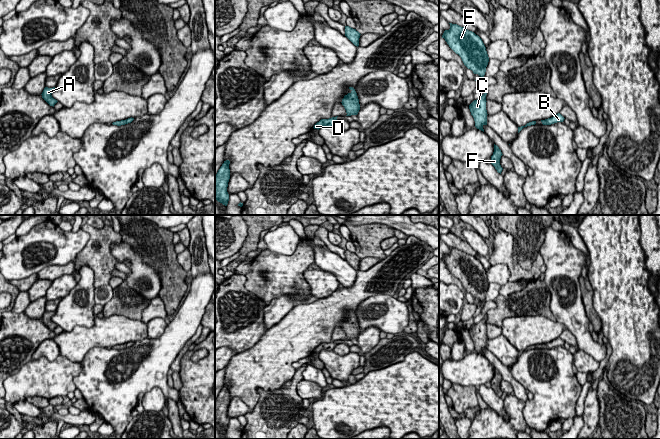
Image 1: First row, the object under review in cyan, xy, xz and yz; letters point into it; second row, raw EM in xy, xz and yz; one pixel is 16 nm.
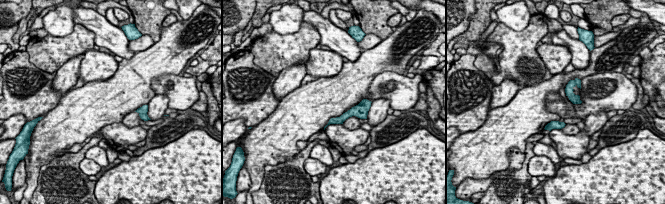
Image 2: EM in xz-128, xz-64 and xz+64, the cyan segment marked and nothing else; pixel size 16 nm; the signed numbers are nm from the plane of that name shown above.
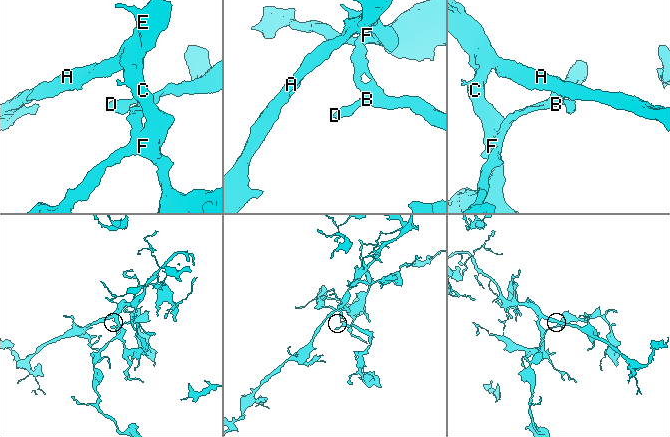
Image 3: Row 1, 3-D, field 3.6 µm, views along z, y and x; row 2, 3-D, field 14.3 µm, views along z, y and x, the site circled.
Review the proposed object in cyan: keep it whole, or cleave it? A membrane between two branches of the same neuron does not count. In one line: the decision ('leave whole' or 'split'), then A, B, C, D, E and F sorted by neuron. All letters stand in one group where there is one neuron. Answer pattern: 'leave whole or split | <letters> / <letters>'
leave whole | A B C D E F

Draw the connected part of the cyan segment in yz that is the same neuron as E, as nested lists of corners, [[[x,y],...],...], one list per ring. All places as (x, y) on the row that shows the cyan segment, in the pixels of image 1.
[[[450,24],[450,29],[445,30],[442,38],[449,47],[458,54],[464,65],[478,74],[480,79],[476,82],[484,84],[484,75],[489,62],[486,47],[482,39],[474,32],[465,29],[457,24]]]

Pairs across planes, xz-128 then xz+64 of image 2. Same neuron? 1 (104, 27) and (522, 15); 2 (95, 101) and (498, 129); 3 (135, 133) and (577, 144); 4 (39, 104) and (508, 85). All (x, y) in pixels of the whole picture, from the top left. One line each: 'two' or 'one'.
1: two
2: one
3: one
4: two

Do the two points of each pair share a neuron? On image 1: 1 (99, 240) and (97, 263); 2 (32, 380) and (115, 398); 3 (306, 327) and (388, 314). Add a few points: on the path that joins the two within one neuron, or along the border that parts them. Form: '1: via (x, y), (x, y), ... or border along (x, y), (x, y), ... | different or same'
1: via (98, 246), (97, 257) | same
2: border along (81, 365), (80, 372), (73, 379), (76, 388) | different
3: border along (372, 296), (364, 299), (354, 312) | different

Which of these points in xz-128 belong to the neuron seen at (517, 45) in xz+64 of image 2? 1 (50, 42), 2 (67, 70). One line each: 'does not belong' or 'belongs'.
1: belongs
2: does not belong

